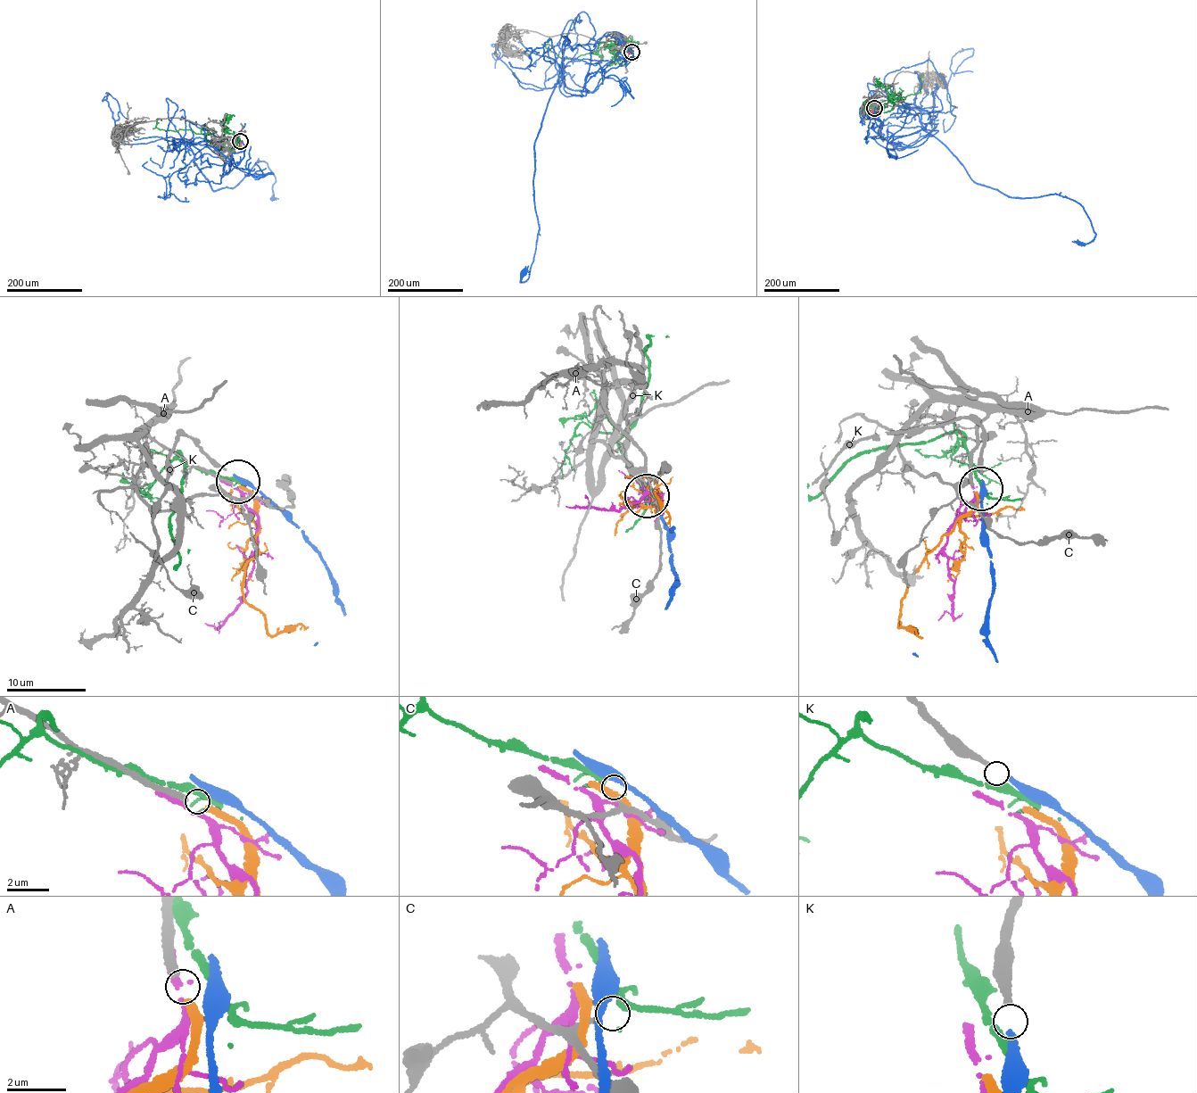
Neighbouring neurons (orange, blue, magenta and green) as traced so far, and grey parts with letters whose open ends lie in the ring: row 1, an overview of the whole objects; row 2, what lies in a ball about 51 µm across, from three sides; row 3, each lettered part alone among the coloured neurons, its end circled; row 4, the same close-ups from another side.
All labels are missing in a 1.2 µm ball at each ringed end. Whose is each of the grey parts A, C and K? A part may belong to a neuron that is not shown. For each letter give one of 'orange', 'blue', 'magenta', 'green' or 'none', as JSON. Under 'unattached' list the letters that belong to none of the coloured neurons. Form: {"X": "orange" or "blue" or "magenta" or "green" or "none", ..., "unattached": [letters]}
{"A": "orange", "C": "none", "K": "blue", "unattached": ["C"]}

